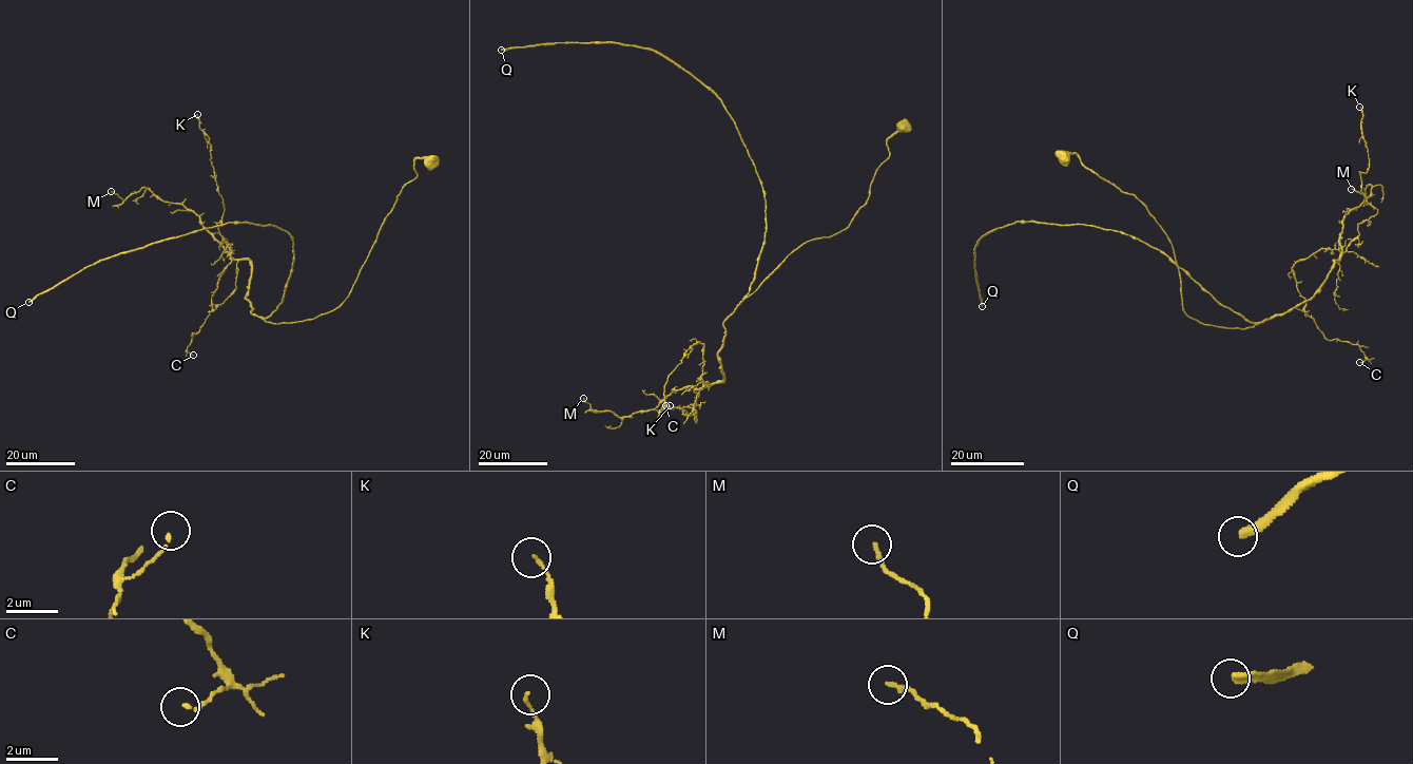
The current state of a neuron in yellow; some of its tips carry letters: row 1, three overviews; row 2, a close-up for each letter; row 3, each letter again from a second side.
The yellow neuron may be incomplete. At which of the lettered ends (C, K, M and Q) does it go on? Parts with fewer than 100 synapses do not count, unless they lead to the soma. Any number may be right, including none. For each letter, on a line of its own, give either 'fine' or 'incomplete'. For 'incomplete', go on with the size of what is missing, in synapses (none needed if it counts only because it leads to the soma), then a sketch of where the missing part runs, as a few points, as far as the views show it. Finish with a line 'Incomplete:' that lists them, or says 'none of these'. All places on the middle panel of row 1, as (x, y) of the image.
C: fine
K: fine
M: fine
Q: incomplete | 120 syn
Incomplete: Q

